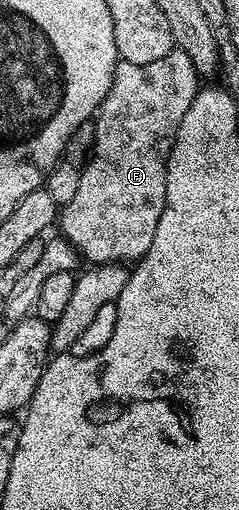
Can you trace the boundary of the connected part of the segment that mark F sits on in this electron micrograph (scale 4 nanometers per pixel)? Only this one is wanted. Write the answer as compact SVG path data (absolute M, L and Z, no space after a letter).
M174 47L164 58L156 59L153 63L134 64L120 60L119 64L115 66L113 83L109 87L105 99L99 104L97 116L94 118L95 146L91 152L91 160L82 166L81 184L77 187L77 192L73 195L73 199L69 199L69 203L62 206L61 209L61 225L63 221L62 236L66 237L75 246L84 262L87 261L92 266L108 263L128 263L127 261L135 263L149 251L149 243L153 243L153 235L157 232L157 223L161 223L161 215L167 206L167 156L171 148L173 148L177 127L181 123L181 119L185 119L185 111L189 111L189 107L199 93L200 88L201 78L199 72L193 67L189 55L185 55L185 51L178 47Z

